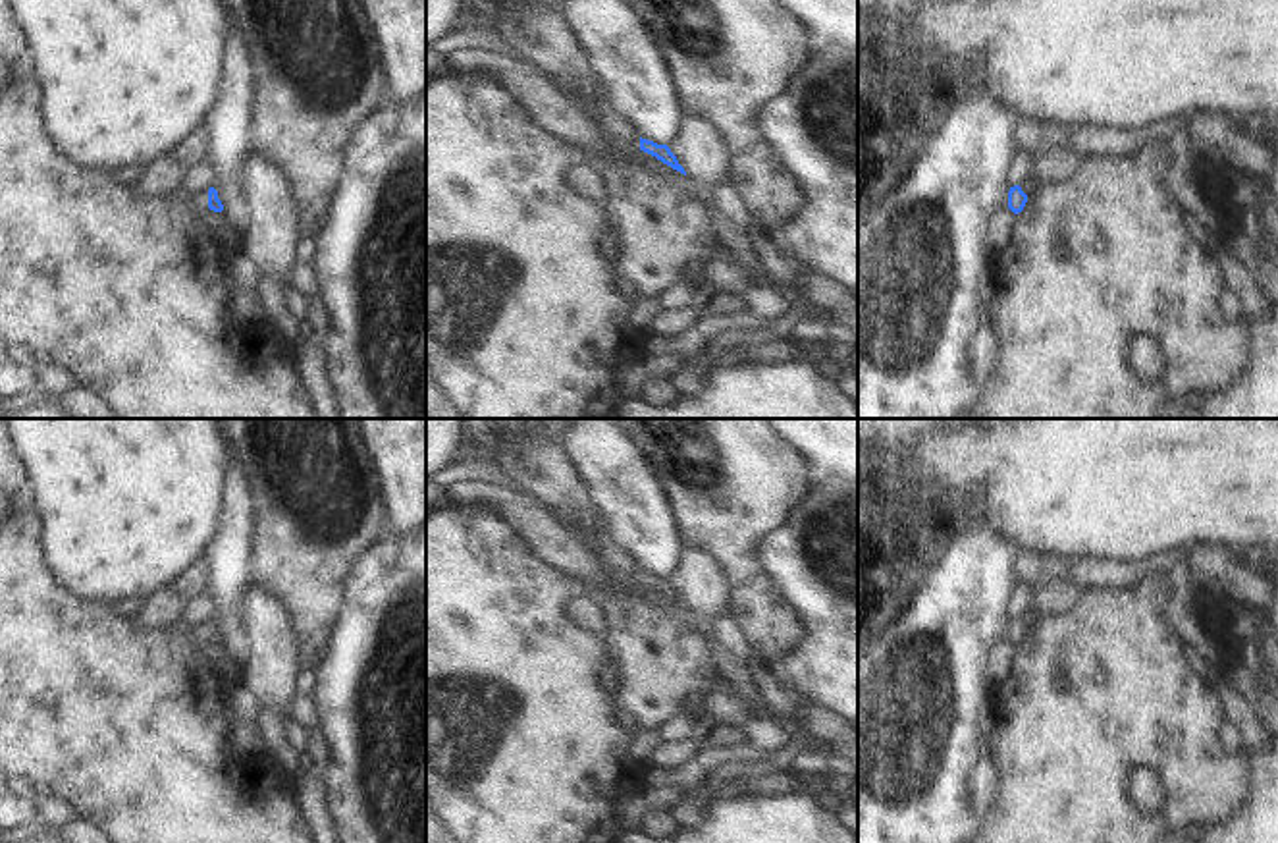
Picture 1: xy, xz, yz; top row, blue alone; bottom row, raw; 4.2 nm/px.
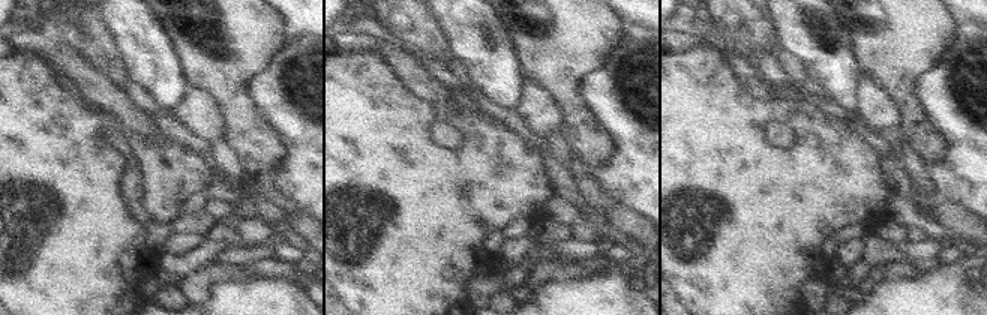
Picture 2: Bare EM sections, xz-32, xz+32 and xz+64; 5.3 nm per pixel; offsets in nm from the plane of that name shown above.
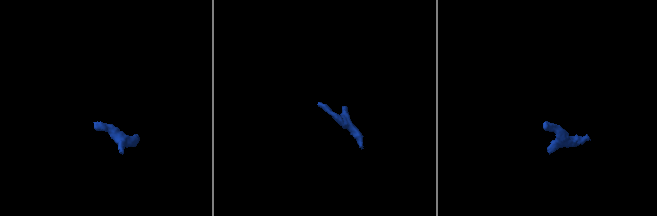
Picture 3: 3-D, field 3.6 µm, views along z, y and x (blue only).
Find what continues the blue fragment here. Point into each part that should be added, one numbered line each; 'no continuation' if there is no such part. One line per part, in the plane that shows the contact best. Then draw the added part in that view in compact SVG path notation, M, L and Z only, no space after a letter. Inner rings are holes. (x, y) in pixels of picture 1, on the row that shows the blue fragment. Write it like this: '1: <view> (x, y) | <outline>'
no continuation

